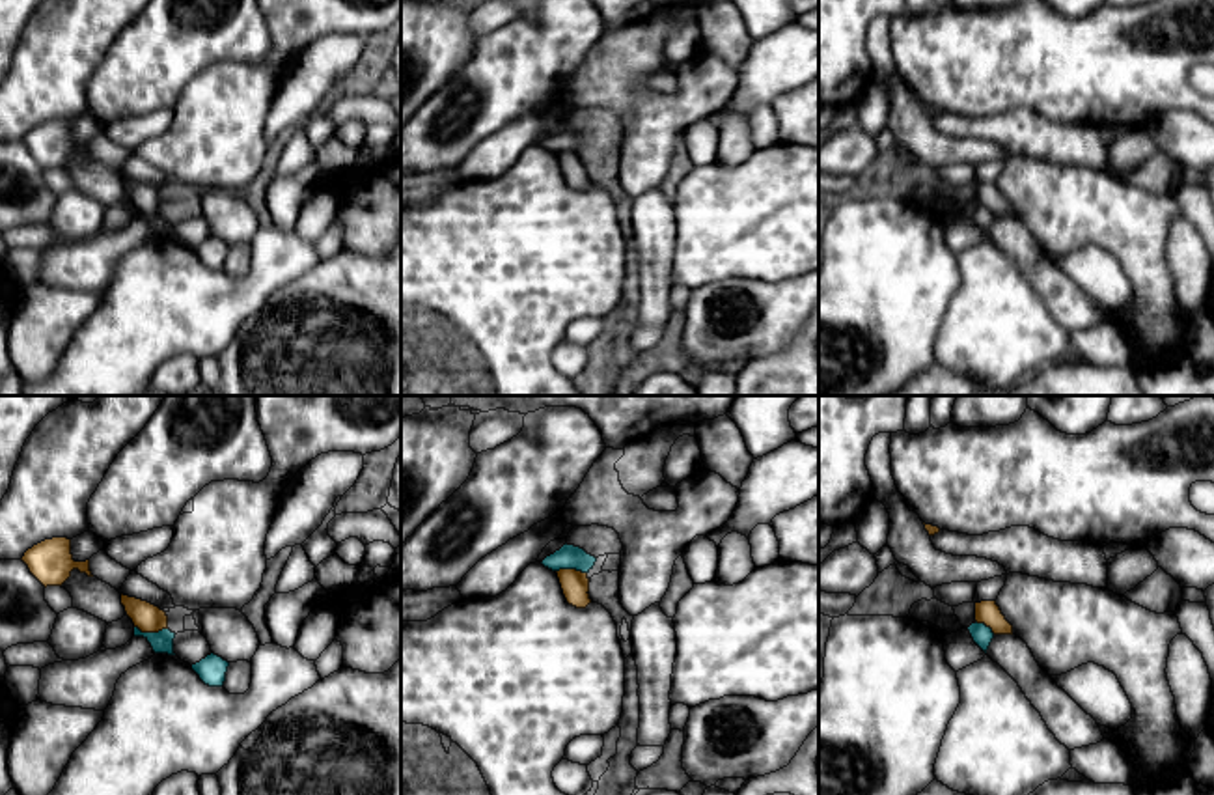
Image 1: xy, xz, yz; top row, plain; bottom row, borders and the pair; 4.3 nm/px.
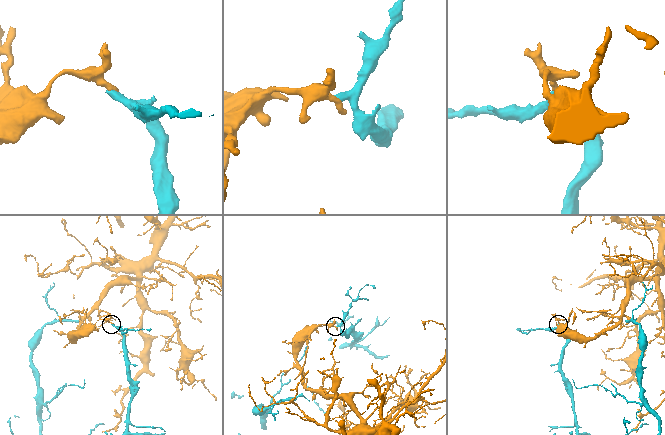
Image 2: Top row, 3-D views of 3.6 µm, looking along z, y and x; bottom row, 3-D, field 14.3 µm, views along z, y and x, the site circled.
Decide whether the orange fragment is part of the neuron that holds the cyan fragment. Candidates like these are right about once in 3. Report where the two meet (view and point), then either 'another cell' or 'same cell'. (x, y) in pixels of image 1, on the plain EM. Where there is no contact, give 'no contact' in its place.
xy (151, 215) | another cell

